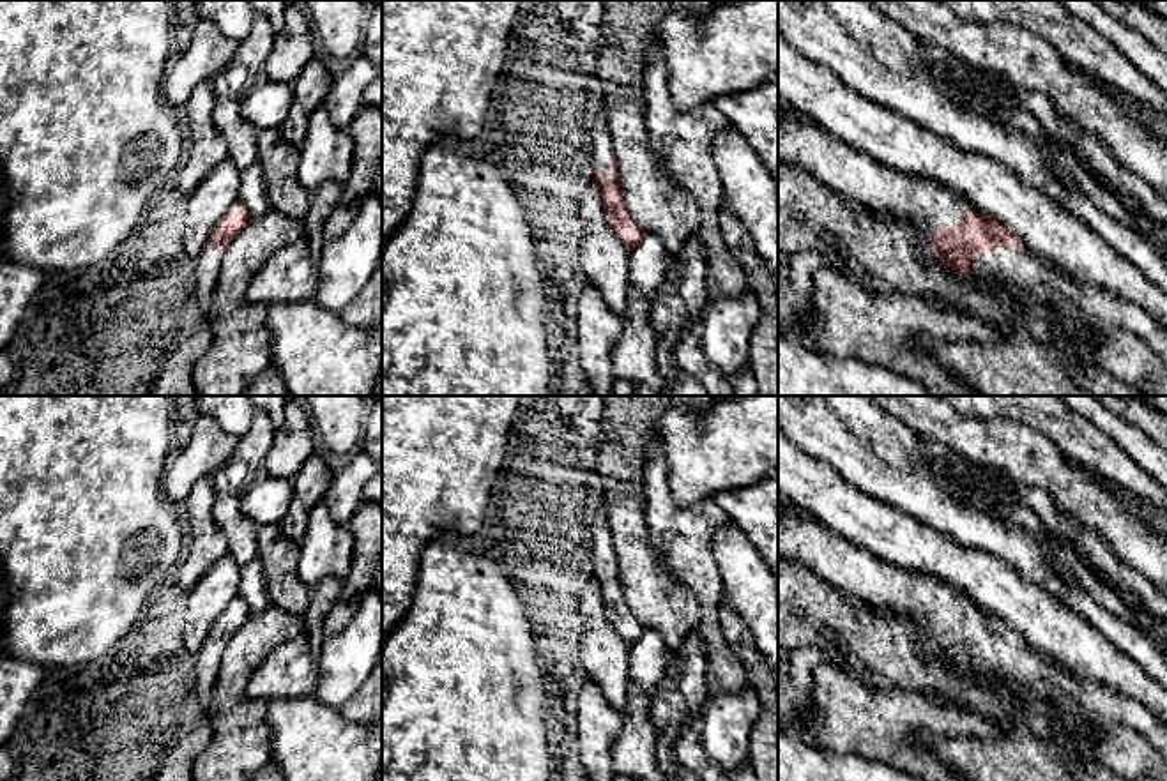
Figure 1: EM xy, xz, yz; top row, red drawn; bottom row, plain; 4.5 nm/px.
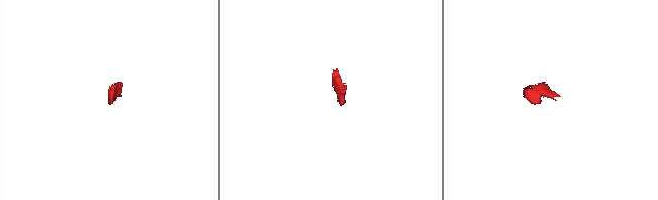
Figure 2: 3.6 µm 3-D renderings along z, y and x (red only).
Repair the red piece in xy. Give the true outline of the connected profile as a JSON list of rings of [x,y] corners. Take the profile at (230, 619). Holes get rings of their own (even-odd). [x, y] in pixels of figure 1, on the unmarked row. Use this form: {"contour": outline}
{"contour": [[[237,595],[219,618],[212,624],[205,643],[196,654],[196,696],[200,705],[207,710],[214,698],[217,673],[226,643],[237,629],[248,620],[249,608],[240,595]]]}

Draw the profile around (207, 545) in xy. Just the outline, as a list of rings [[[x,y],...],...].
[[[205,477],[193,486],[184,504],[189,516],[189,553],[180,567],[180,581],[186,588],[228,553],[228,541],[212,518],[216,497],[214,477]]]

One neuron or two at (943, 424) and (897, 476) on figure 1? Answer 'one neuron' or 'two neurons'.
two neurons

